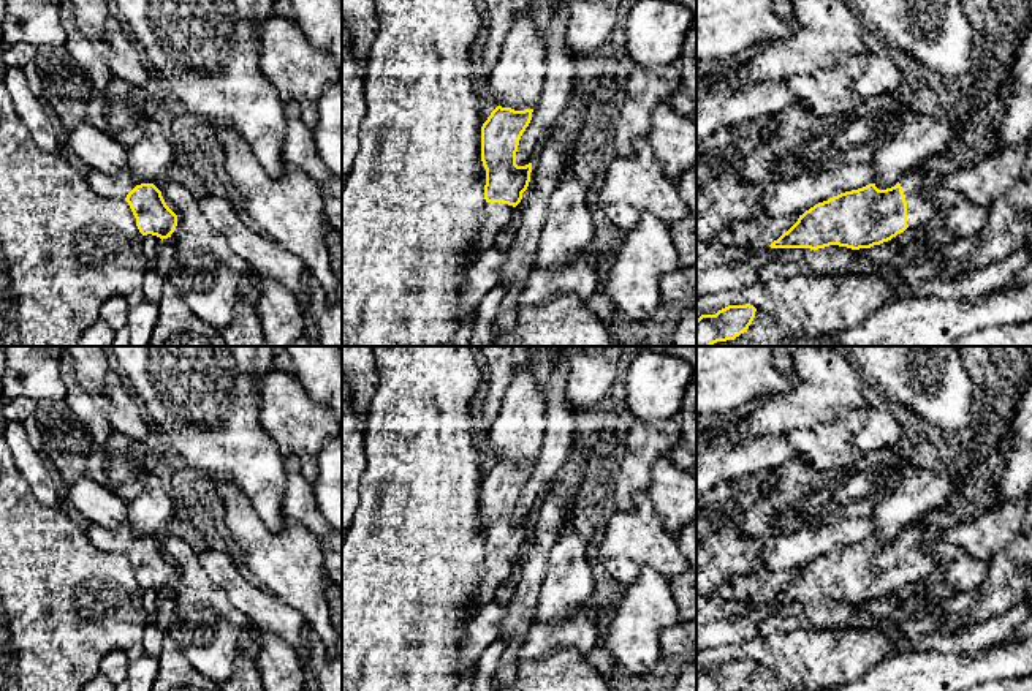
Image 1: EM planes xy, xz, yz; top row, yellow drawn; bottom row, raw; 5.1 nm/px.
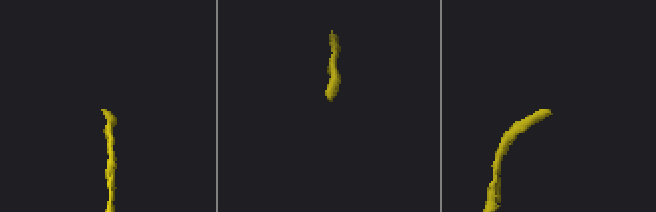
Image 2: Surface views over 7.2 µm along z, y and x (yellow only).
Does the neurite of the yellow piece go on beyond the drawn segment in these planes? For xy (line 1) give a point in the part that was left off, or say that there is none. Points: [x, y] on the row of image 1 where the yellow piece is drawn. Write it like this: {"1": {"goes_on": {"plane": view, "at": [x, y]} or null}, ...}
{"1": {"goes_on": {"plane": "xy", "at": [111, 187]}}}

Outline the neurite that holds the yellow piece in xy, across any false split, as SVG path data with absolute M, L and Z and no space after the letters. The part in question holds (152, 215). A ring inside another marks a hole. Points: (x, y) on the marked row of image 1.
M100 171L85 176L93 191L109 199L123 198L142 236L171 237L177 215L166 206L161 191L154 183L135 185L130 179L109 177Z

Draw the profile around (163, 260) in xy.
M171 237L160 242L158 251L152 261L154 269L166 280L176 258L176 247Z

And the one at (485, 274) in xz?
M497 245L481 251L475 264L469 269L465 286L459 297L459 324L465 323L469 315L478 308L481 299L500 281L500 269L508 258L508 250Z

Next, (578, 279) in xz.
M589 247L562 269L533 269L518 294L518 307L549 304L563 296L589 300L598 289L598 259Z

